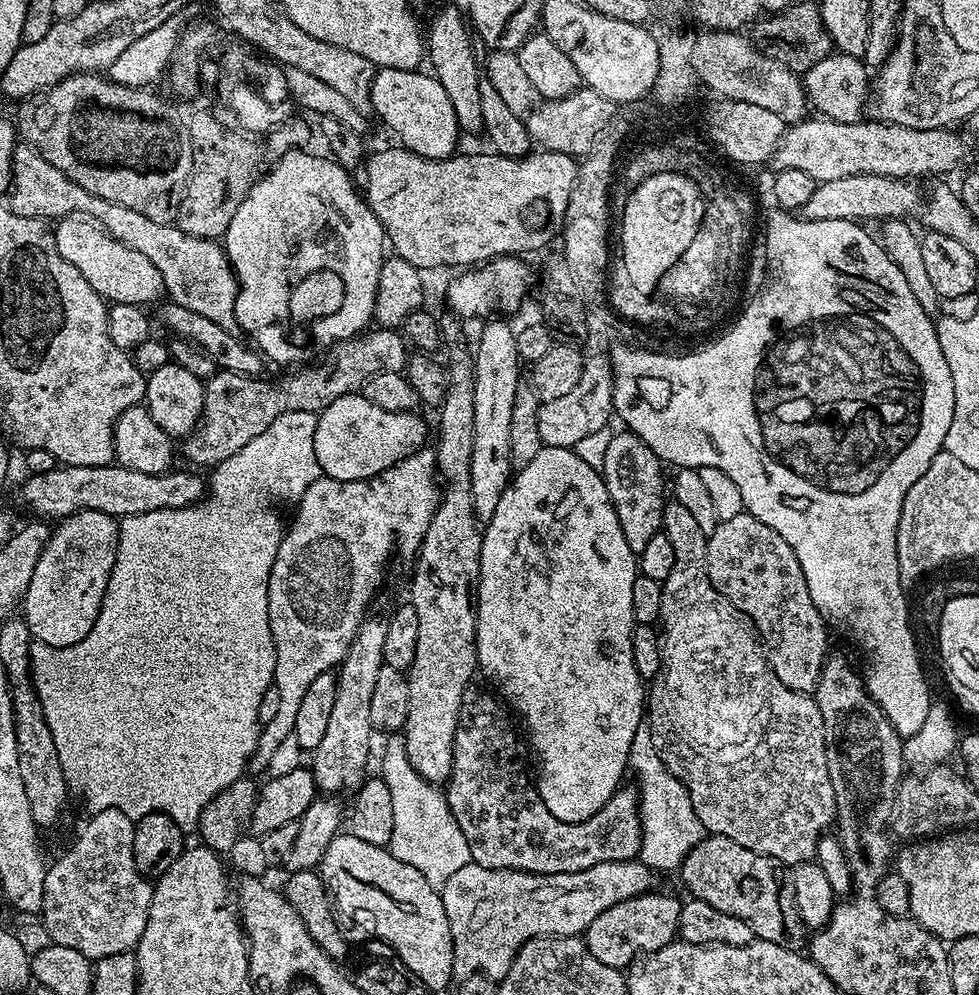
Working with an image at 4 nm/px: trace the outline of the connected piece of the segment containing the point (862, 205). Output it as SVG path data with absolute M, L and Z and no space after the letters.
M851 176L850 178L826 180L817 183L814 194L802 210L802 216L805 220L854 220L857 222L868 222L864 220L883 222L889 218L908 218L911 217L911 212L918 211L919 213L922 208L922 192L920 196L919 190L912 184L915 183L894 176Z

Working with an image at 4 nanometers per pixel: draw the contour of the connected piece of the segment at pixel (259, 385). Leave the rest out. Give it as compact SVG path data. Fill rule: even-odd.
M372 328L359 336L341 340L335 354L322 365L301 367L295 375L286 374L278 380L264 380L220 370L204 387L204 415L191 436L183 441L184 452L196 464L215 466L230 454L238 454L246 442L258 438L274 418L287 412L324 411L330 402L357 391L364 381L378 373L401 373L408 361L406 342L395 329Z

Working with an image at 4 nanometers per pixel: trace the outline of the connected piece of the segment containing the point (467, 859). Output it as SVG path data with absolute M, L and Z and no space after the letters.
M392 734L385 740L388 741L380 756L379 775L390 788L390 802L394 802L394 834L390 851L394 858L414 866L414 870L421 872L432 884L442 886L450 874L472 863L466 834L462 834L454 814L449 810L445 793L423 780L414 766L410 766L403 735Z

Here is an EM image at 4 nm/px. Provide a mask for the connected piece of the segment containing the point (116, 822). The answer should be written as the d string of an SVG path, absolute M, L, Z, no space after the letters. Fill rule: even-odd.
M107 808L101 812L91 813L87 817L80 837L72 844L72 849L65 856L51 861L46 874L44 887L44 928L48 931L47 939L53 944L70 946L70 950L78 950L78 954L95 962L110 954L131 952L142 938L142 930L146 930L146 922L152 905L153 881L143 876L134 862L134 821L122 810Z

